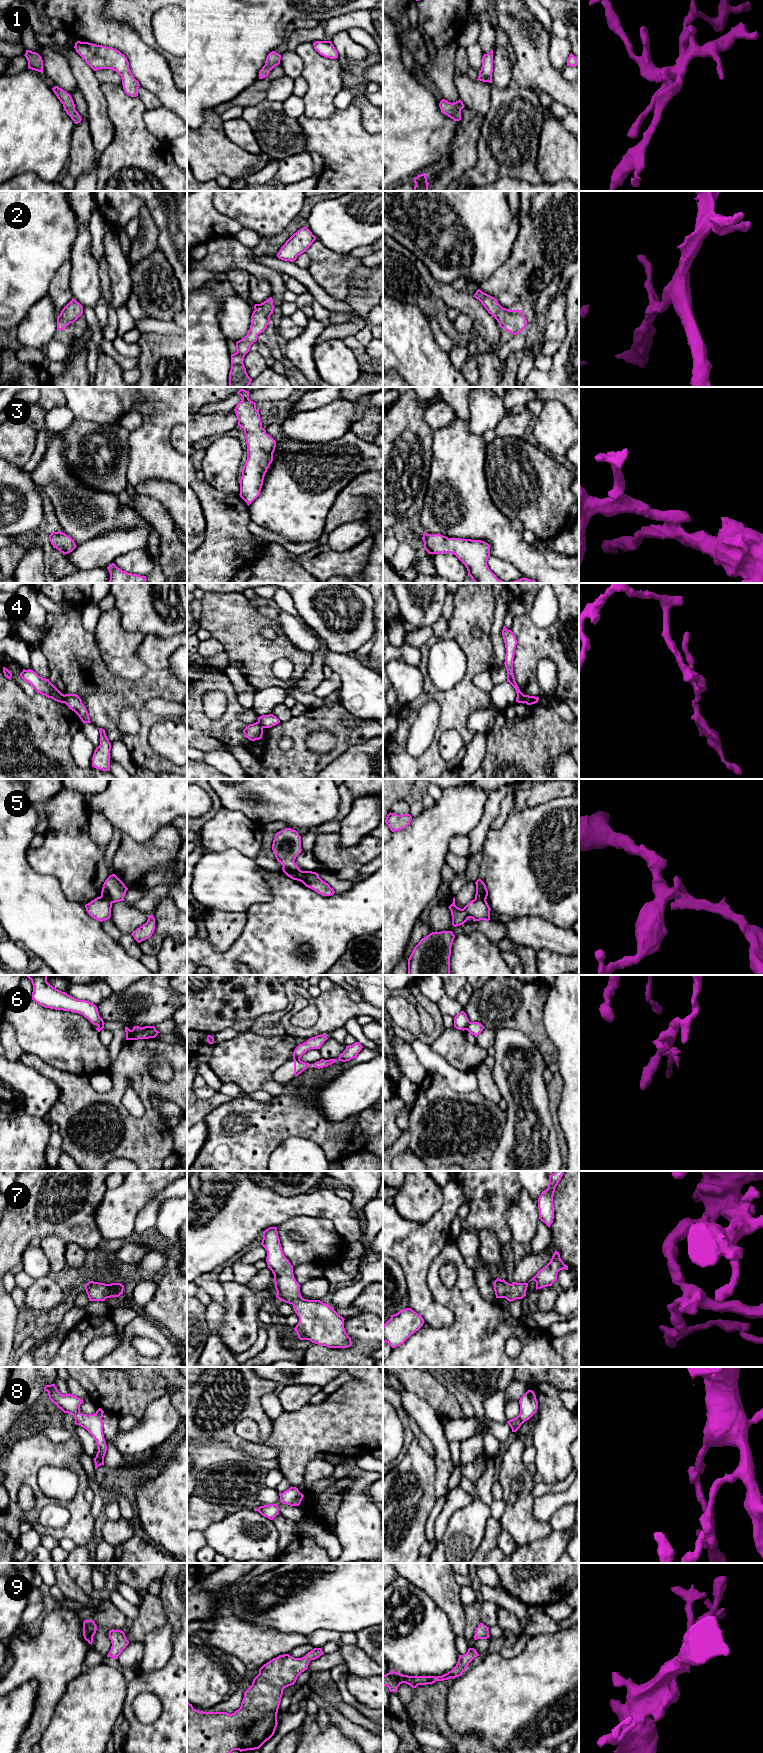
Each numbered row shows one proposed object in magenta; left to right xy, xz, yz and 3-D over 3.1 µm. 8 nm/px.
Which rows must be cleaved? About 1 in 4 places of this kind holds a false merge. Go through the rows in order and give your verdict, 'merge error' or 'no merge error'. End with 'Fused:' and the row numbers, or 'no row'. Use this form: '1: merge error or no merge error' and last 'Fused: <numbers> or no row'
1: no merge error
2: no merge error
3: no merge error
4: merge error
5: merge error
6: merge error
7: no merge error
8: no merge error
9: no merge error
Fused: 4, 5, 6

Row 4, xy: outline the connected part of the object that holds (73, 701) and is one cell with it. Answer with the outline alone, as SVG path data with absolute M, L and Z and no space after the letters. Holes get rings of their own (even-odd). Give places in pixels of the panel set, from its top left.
M65 694L64 698L64 703L79 716L83 724L91 723L89 713L77 694Z

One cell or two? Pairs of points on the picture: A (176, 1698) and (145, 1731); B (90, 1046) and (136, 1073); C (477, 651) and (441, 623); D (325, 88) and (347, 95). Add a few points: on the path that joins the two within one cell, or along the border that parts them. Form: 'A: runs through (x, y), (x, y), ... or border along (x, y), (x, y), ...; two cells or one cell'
A: runs through (176, 1709), (156, 1730); one cell
B: border along (111, 1065), (108, 1070); two cells
C: border along (449, 621), (445, 637); two cells
D: border along (343, 88), (334, 98), (333, 104), (336, 109); two cells

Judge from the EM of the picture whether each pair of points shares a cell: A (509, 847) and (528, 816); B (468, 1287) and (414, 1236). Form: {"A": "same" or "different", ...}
{"A": "same", "B": "different"}

